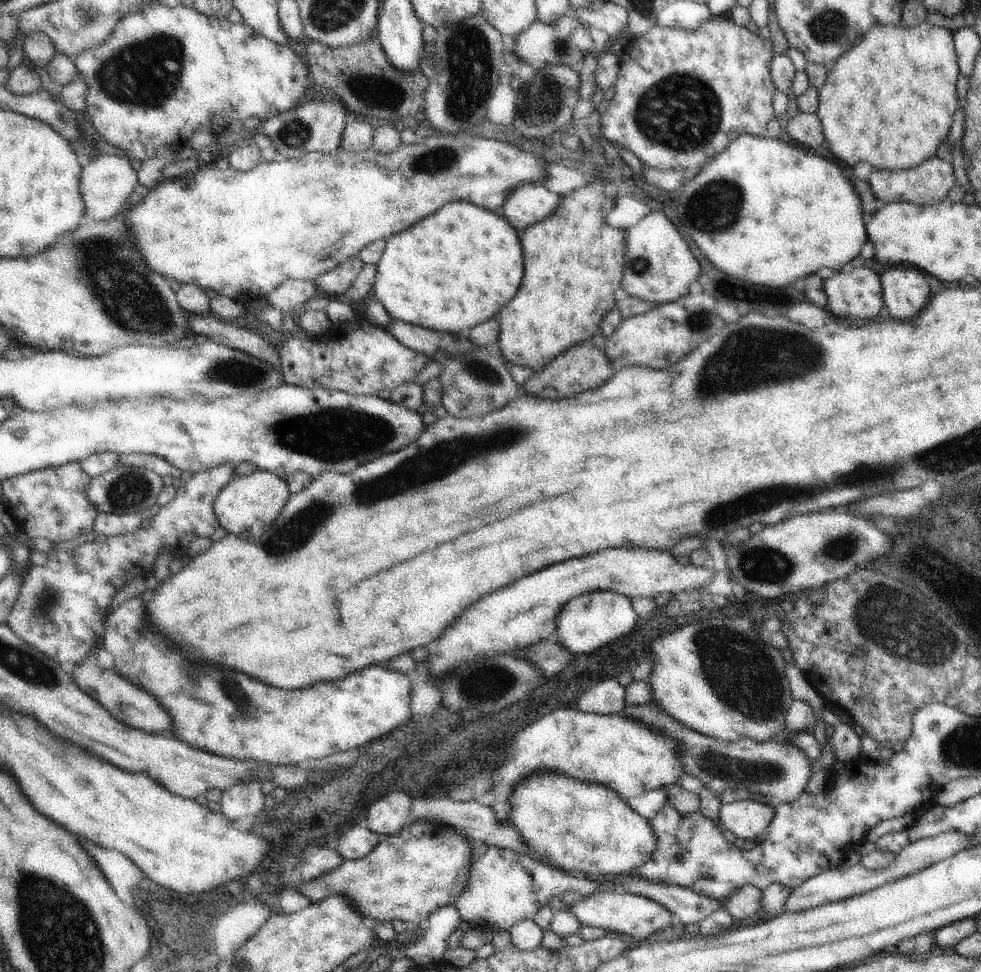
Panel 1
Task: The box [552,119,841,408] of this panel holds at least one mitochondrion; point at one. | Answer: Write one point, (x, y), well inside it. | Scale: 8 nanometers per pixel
(777, 360)

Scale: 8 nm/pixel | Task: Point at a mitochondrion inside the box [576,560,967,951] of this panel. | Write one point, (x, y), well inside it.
(889, 620)

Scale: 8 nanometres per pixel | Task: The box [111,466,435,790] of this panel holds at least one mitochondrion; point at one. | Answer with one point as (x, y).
(246, 709)

